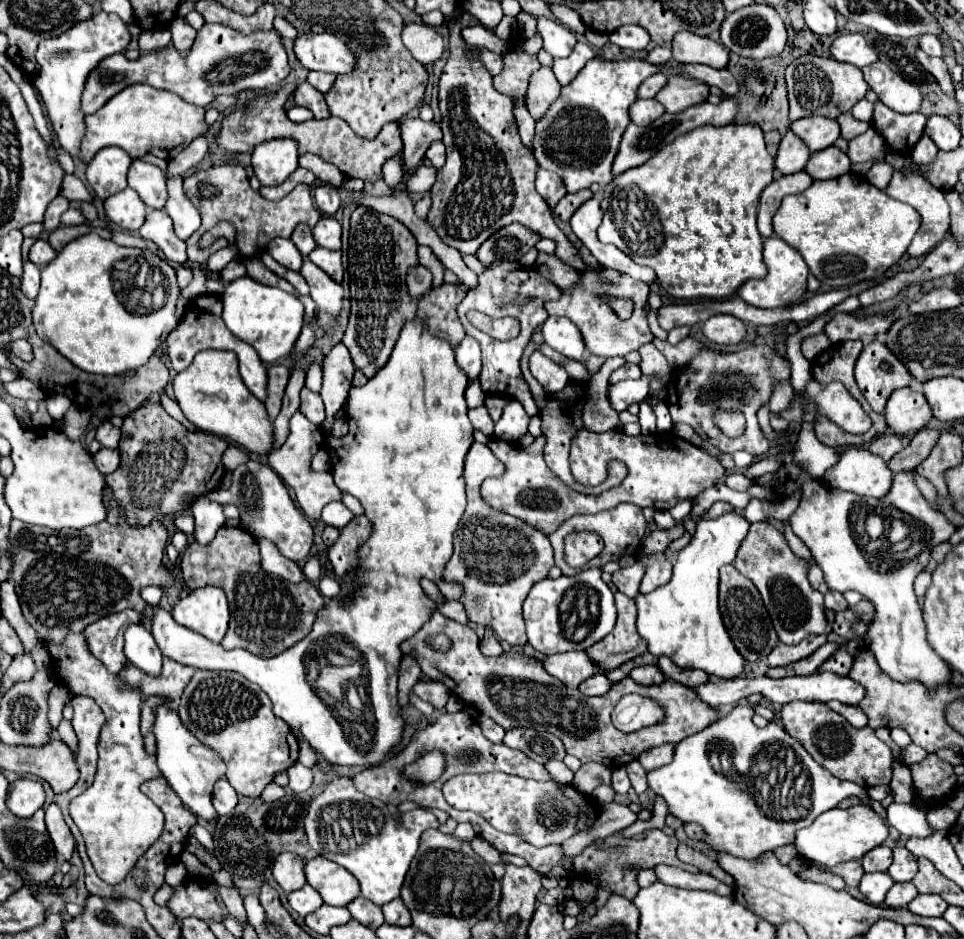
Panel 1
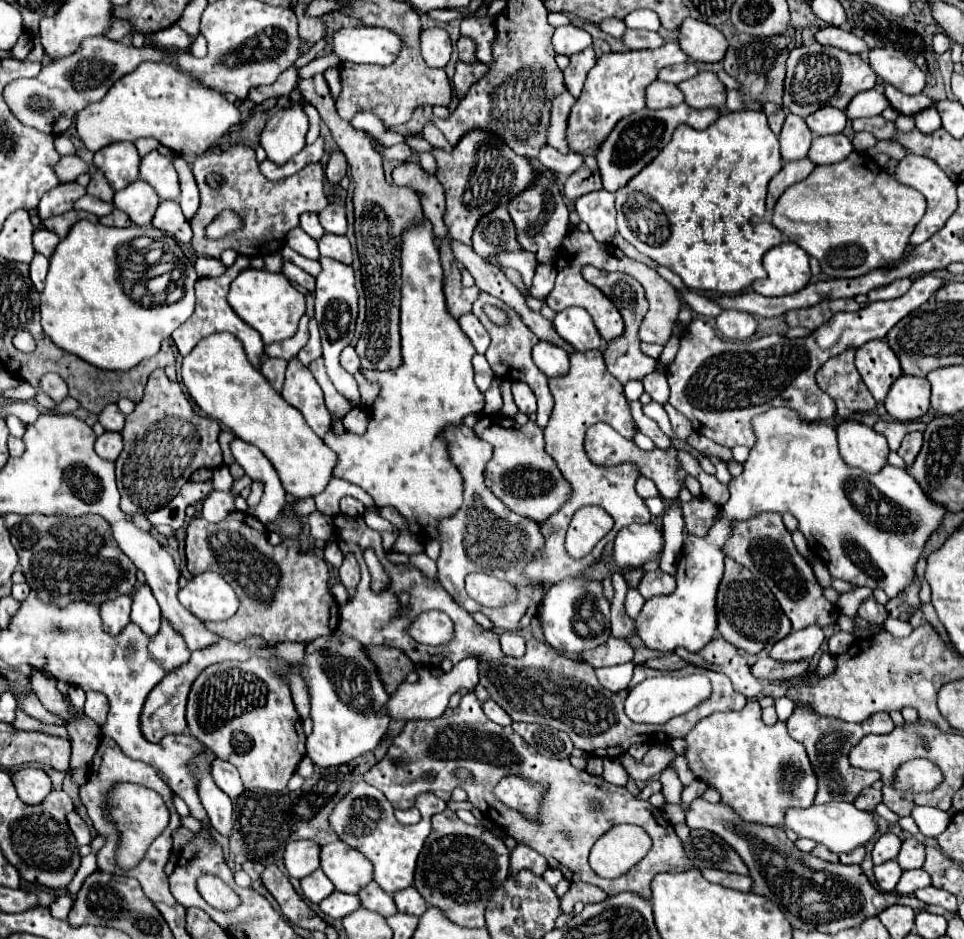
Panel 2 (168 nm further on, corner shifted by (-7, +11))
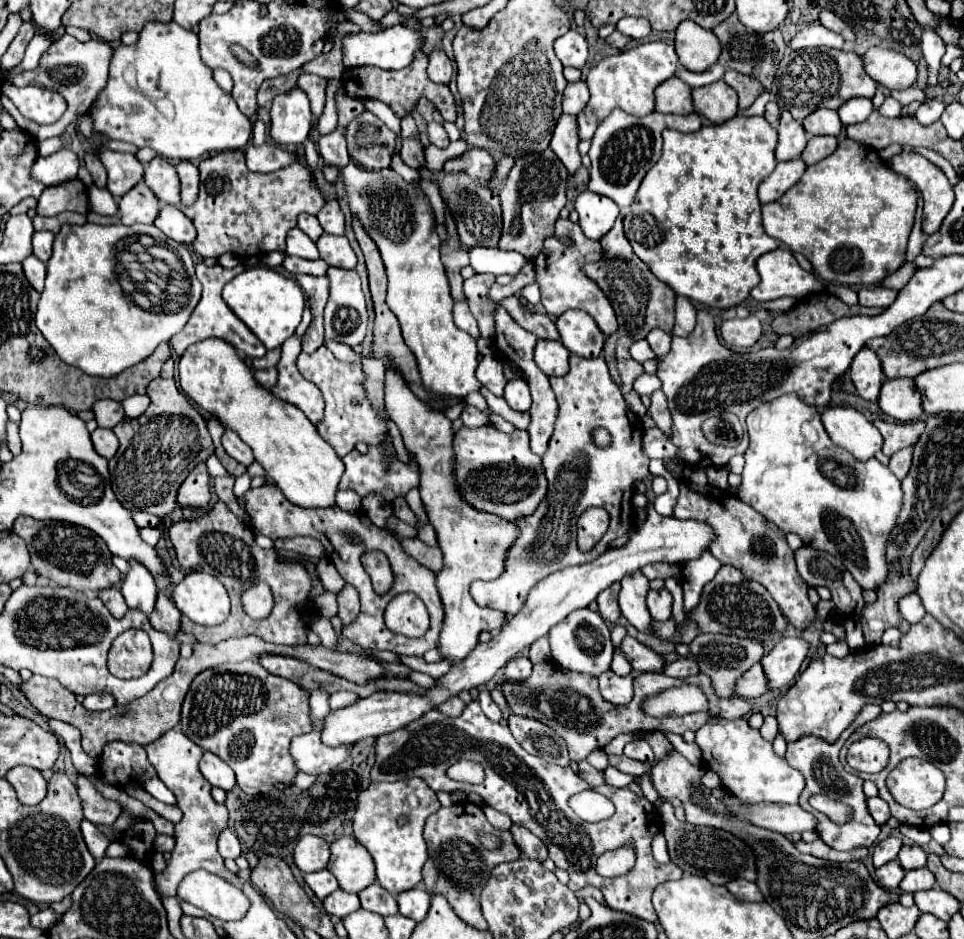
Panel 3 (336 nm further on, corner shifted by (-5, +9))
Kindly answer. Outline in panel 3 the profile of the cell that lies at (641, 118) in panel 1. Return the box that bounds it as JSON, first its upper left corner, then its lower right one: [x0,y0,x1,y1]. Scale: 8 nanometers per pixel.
[655,76,693,114]

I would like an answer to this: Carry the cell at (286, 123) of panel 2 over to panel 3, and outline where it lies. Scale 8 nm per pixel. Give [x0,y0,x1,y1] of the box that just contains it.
[271,88,311,146]

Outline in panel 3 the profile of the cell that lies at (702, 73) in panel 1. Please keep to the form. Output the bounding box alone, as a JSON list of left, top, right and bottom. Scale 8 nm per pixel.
[577,42,679,140]

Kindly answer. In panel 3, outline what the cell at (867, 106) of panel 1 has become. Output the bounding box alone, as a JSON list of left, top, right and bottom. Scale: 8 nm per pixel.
[837,98,873,126]

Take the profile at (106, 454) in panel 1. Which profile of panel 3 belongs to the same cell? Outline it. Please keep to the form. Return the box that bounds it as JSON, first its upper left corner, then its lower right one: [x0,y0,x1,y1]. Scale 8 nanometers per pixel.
[91,428,119,460]

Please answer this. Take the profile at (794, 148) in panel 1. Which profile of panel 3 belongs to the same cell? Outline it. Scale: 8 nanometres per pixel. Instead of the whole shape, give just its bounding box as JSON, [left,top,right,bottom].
[775,110,807,162]

